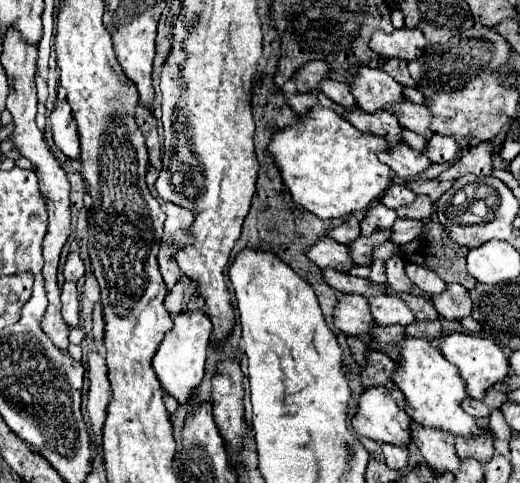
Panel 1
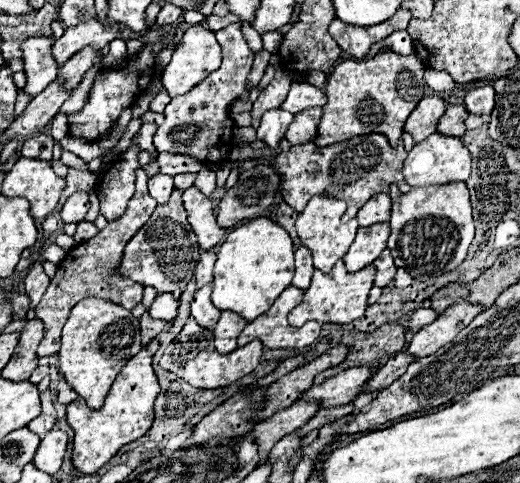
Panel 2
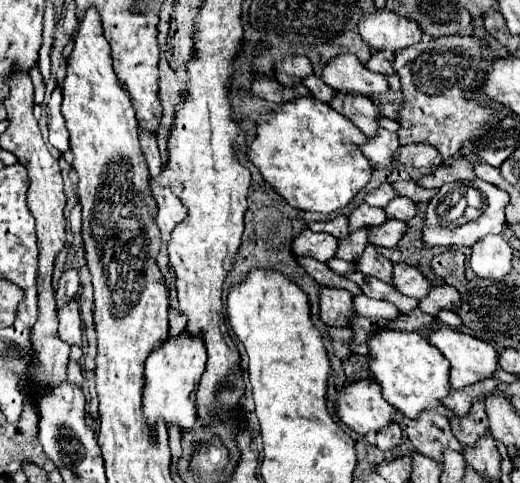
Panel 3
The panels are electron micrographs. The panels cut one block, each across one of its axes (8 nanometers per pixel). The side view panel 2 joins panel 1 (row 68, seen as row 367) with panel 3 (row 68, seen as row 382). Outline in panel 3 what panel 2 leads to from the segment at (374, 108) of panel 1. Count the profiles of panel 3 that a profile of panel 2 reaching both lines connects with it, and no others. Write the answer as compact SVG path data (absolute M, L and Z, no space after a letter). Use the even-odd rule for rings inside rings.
M338 56L322 68L320 78L334 90L352 90L358 94L386 92L388 82L382 74L370 72L356 56Z

